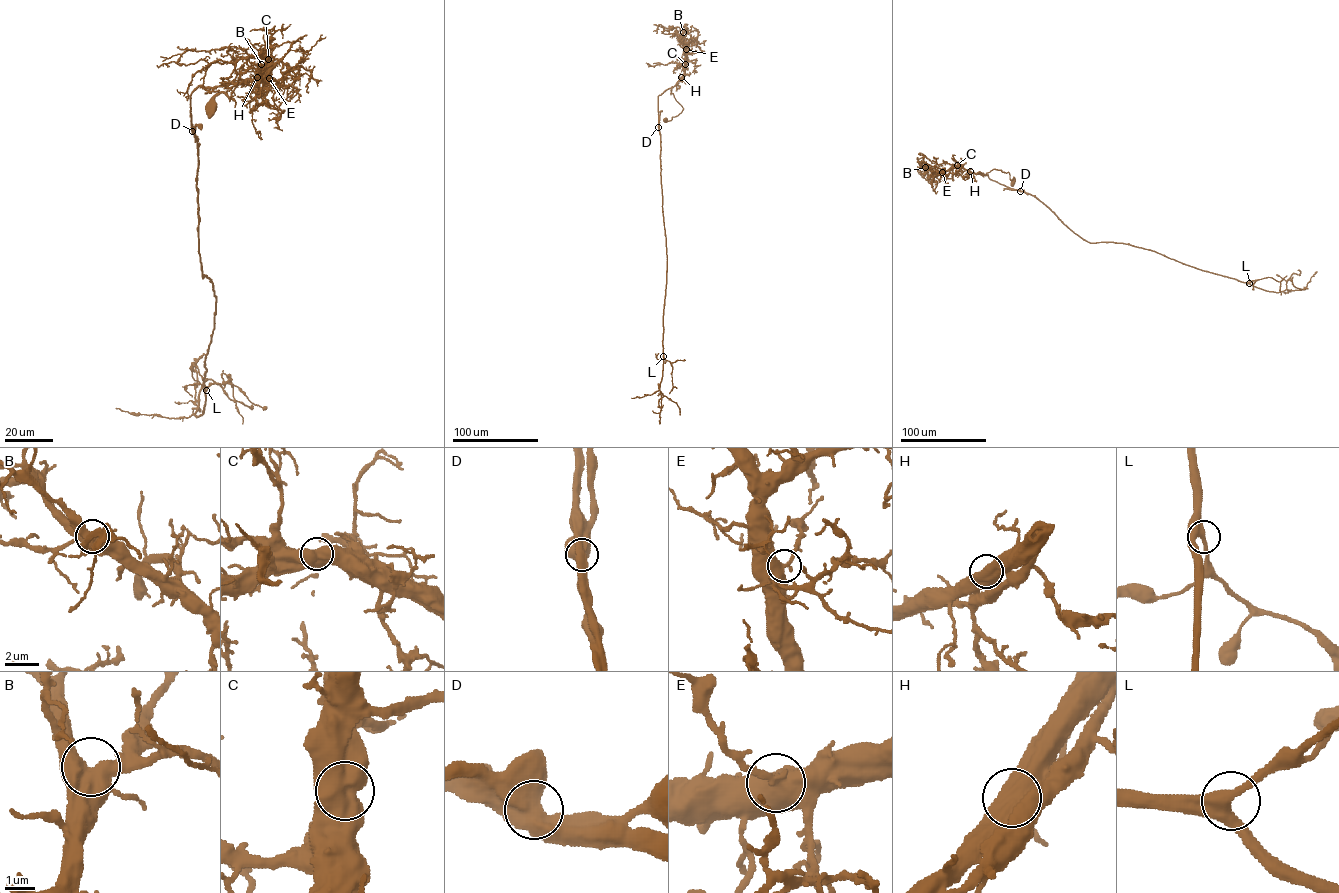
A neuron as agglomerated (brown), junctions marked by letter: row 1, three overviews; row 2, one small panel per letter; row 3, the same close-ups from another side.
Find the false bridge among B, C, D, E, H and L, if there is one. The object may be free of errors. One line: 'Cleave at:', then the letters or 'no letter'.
Cleave at: D

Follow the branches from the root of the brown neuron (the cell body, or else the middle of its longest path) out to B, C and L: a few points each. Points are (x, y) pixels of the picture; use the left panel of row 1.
B: (209, 108), (260, 78), (242, 70), (227, 85), (249, 82), (266, 61), (263, 80), (261, 64)
C: (209, 108), (220, 93), (229, 100), (244, 80), (260, 78), (242, 70), (227, 85), (249, 82), (268, 59)
L: (209, 108), (261, 73), (242, 70), (227, 86), (191, 94), (198, 252), (216, 297), (206, 390)

